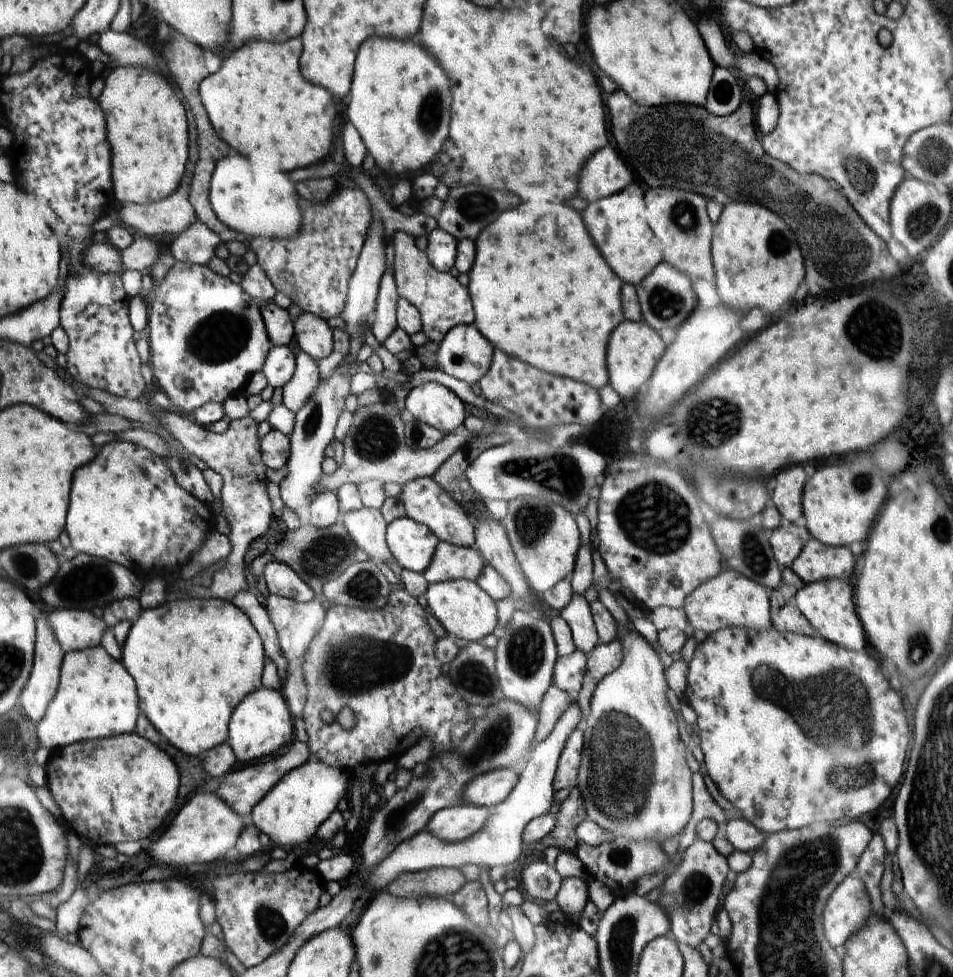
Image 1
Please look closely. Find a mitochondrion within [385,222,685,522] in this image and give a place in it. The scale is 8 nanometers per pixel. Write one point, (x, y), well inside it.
(564, 480)

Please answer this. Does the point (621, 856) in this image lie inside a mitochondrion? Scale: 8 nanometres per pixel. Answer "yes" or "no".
yes

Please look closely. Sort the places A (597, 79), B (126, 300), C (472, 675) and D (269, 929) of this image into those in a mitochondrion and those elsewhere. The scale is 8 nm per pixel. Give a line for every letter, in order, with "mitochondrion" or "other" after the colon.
A: other
B: other
C: mitochondrion
D: mitochondrion

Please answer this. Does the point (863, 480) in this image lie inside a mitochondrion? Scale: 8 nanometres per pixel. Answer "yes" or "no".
yes

